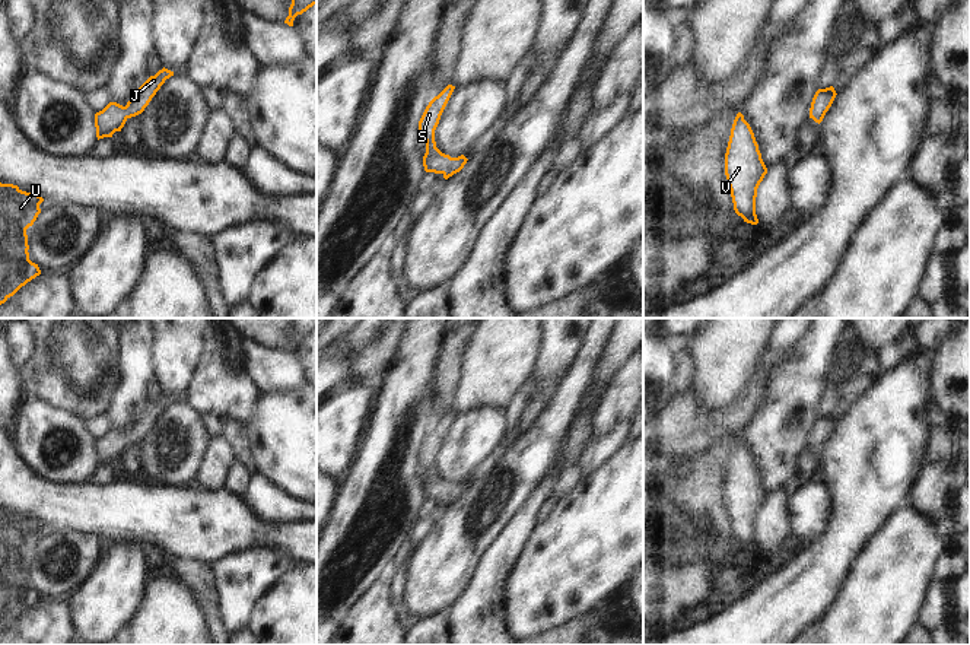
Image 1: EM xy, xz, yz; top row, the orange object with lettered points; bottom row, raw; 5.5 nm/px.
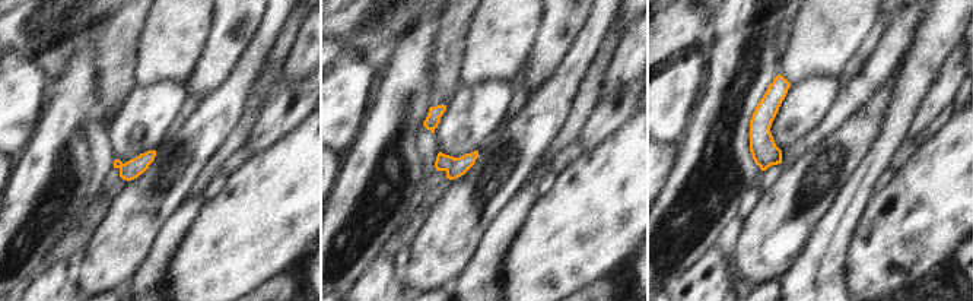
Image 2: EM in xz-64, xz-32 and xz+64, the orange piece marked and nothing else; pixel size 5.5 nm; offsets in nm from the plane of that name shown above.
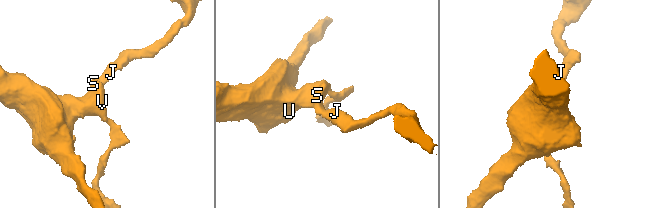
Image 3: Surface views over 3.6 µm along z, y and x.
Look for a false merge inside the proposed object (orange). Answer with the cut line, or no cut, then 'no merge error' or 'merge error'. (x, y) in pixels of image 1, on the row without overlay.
no cut | no merge error

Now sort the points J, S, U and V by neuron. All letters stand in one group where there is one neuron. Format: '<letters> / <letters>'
J S U V

